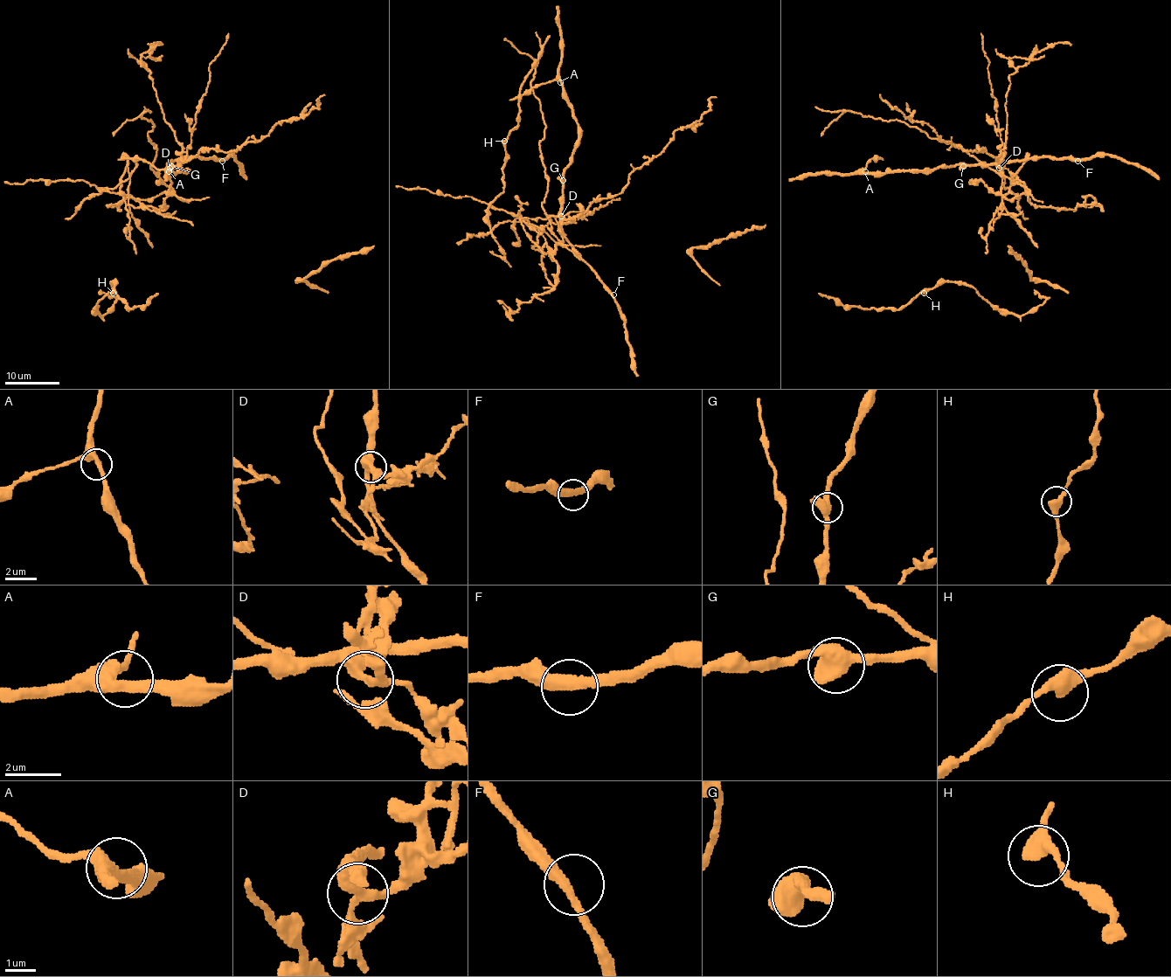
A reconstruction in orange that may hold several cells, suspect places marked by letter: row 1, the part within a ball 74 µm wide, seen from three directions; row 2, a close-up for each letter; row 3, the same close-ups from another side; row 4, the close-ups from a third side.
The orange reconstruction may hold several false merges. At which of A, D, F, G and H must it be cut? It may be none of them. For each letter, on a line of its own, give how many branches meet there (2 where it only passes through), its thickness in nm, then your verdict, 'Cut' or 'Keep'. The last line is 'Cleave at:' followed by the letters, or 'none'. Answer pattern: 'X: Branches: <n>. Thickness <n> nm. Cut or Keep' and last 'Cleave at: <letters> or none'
A: Branches: 3. Thickness 340 nm. Keep
D: Branches: 3. Thickness 360 nm. Cut
F: Branches: 2. Thickness 360 nm. Keep
G: Branches: 3. Thickness 480 nm. Keep
H: Branches: 2. Thickness 460 nm. Keep
Cleave at: D

